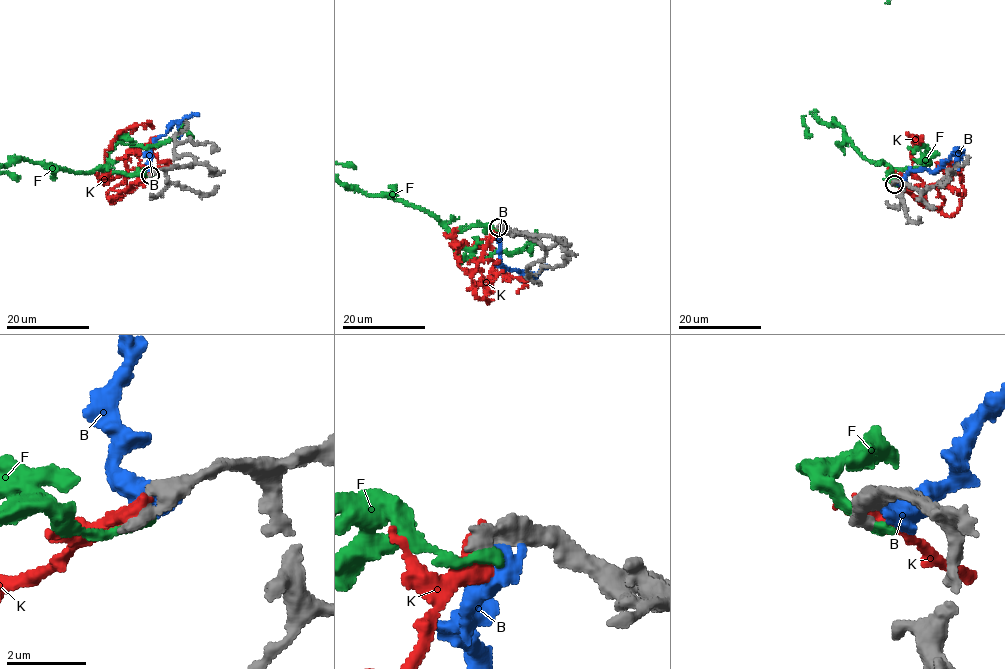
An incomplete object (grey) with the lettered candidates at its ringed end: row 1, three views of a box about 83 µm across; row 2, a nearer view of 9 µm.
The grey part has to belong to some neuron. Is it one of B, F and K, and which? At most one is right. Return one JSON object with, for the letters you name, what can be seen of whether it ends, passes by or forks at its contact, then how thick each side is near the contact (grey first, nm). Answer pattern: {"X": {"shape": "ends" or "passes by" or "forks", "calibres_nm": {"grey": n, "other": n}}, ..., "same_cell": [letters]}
{"same_cell": []}

